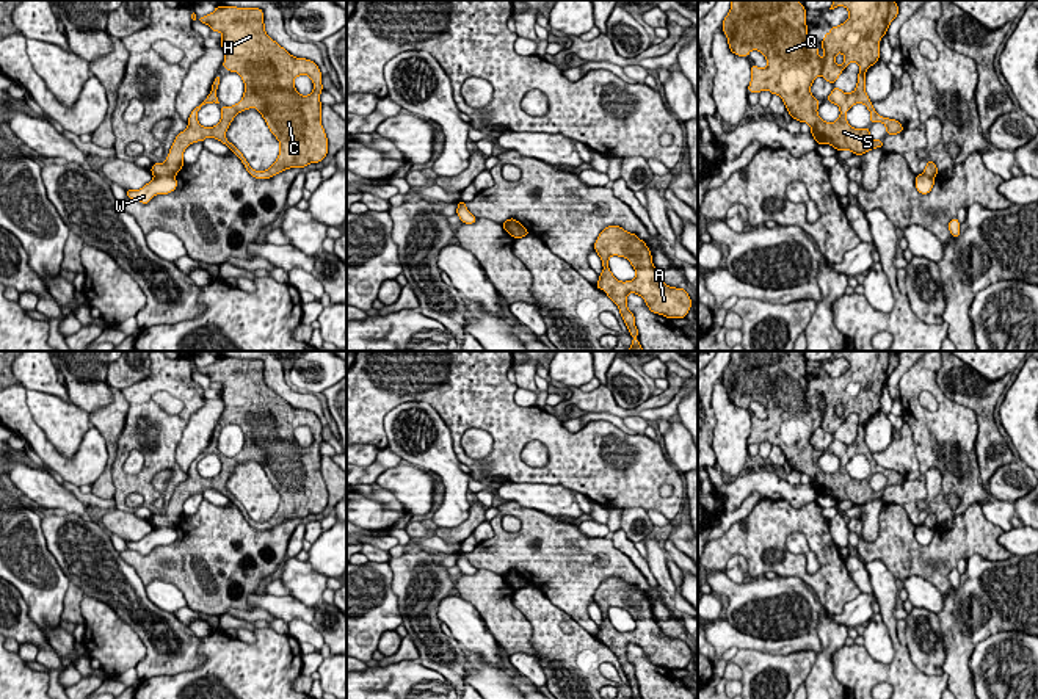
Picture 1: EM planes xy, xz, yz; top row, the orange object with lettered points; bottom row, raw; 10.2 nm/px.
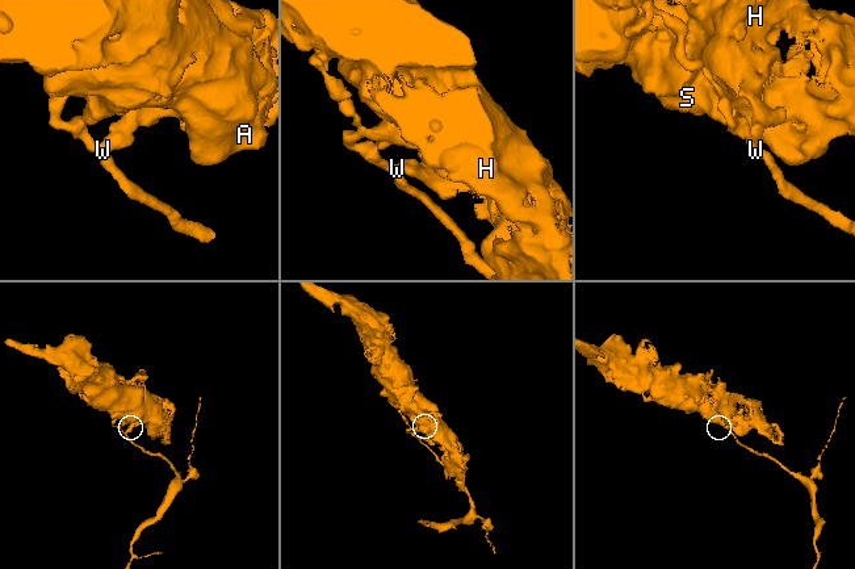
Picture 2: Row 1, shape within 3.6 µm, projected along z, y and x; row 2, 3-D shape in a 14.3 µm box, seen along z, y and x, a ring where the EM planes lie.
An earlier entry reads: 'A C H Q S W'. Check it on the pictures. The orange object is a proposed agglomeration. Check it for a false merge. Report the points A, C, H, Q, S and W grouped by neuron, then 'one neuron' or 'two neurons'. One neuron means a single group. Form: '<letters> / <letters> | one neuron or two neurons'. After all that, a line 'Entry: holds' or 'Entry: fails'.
A C H Q S / W | two neurons
Entry: fails

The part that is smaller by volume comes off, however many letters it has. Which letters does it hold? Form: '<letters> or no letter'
W

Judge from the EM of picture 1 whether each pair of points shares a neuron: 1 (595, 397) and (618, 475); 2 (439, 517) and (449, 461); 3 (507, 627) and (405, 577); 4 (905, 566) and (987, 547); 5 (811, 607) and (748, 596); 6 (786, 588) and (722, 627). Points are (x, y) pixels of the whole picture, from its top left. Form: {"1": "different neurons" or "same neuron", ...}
{"1": "different neurons", "2": "same neuron", "3": "different neurons", "4": "same neuron", "5": "same neuron", "6": "different neurons"}

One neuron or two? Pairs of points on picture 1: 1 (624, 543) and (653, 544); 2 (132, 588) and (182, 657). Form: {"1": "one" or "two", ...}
{"1": "one", "2": "one"}

